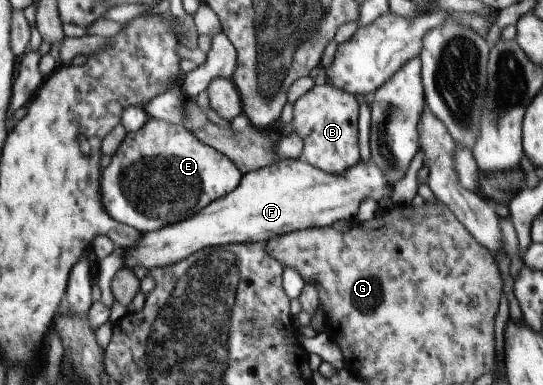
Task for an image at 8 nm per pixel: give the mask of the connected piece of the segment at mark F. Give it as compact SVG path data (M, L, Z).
M301 158L282 159L269 164L257 171L243 173L239 185L234 190L210 204L207 204L198 214L192 218L163 226L153 233L146 233L135 242L133 247L125 250L125 265L132 272L136 266L142 266L146 270L156 267L167 267L191 254L213 246L234 245L240 243L253 243L256 241L268 241L272 237L288 234L304 228L318 228L318 226L330 226L336 220L354 221L362 199L373 198L377 202L381 198L390 198L393 186L389 186L385 173L372 158L366 163L359 160L343 174L331 175L306 163Z

